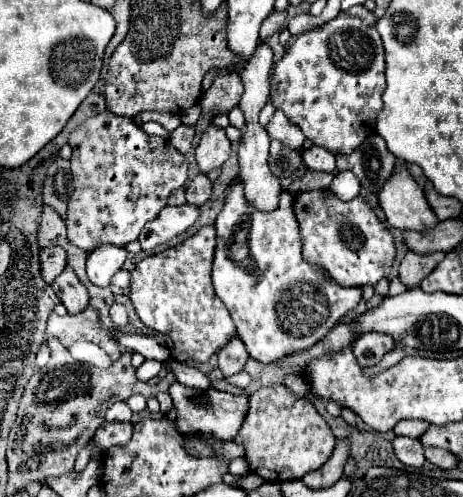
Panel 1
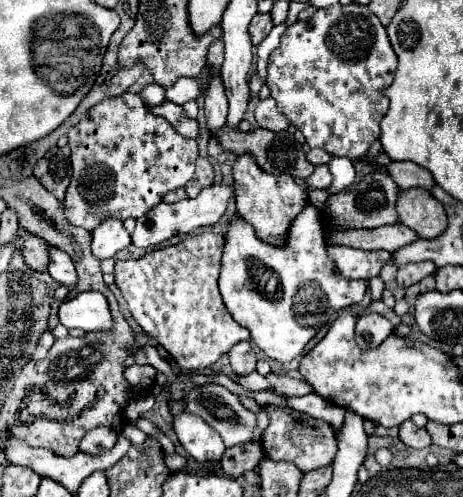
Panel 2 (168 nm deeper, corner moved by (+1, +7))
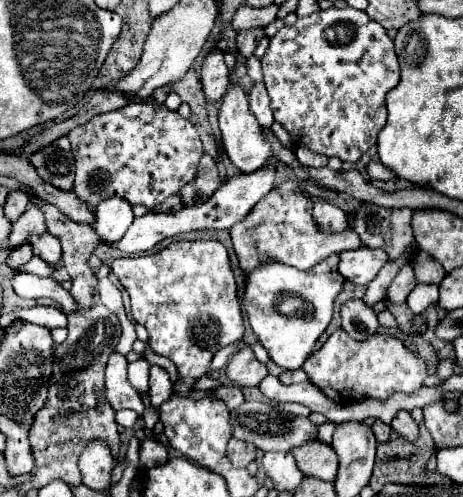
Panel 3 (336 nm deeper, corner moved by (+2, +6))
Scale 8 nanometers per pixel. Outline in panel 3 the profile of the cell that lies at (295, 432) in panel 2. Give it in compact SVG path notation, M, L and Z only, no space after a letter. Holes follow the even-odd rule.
M316 439L316 441L304 443L304 445L290 449L290 451L296 457L298 469L304 475L318 477L324 481L334 481L336 471L338 471L338 457L330 445Z

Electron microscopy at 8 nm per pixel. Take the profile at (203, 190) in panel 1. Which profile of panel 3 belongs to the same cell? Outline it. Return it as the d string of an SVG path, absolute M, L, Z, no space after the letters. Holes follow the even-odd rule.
M204 153L198 163L196 177L188 185L184 185L178 195L184 205L198 205L198 203L204 203L220 183L222 181L216 169L216 161Z

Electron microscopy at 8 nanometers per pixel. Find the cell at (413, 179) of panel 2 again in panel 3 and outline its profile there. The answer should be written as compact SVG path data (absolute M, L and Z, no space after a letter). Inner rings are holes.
M374 157L374 159L366 165L366 171L368 171L370 179L376 179L376 181L392 181L392 179L396 179L396 175L394 175L386 165L382 165L378 157Z

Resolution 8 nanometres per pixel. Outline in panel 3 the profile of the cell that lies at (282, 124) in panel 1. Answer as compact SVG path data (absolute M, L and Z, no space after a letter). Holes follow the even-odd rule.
M254 83L252 91L248 95L250 99L250 111L256 115L258 123L266 129L272 127L274 117L272 117L272 109L270 109L270 97L266 93L266 87L262 83Z

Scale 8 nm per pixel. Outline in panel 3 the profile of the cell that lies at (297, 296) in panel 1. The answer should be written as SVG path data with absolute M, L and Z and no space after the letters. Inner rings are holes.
M338 255L320 261L314 265L314 269L308 271L280 265L280 261L264 261L264 265L258 265L244 277L242 305L246 309L250 327L278 367L300 369L302 363L310 357L318 337L332 319L334 301L344 289L344 283L346 279L338 273ZM284 293L294 293L304 301L304 307L298 315L282 315L276 311L276 297Z

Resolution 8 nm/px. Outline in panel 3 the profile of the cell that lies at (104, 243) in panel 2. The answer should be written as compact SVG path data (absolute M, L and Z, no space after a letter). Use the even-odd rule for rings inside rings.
M118 197L104 199L98 209L96 209L96 221L94 221L94 231L102 243L114 245L120 241L124 231L130 227L134 221L132 207Z

